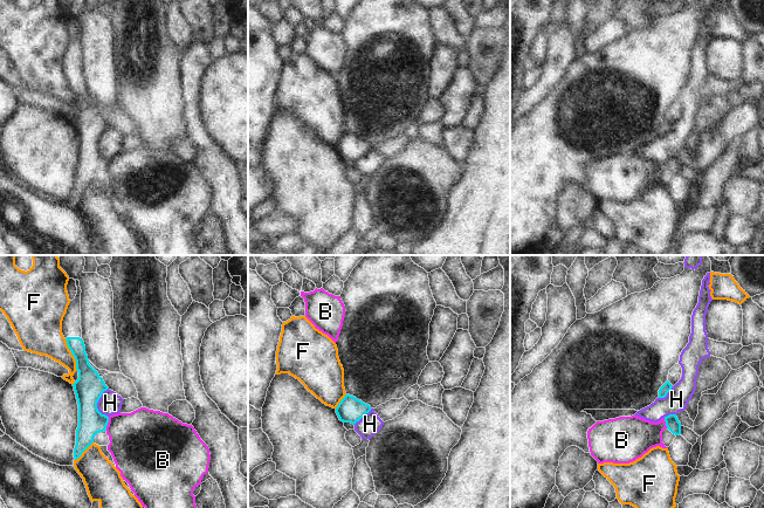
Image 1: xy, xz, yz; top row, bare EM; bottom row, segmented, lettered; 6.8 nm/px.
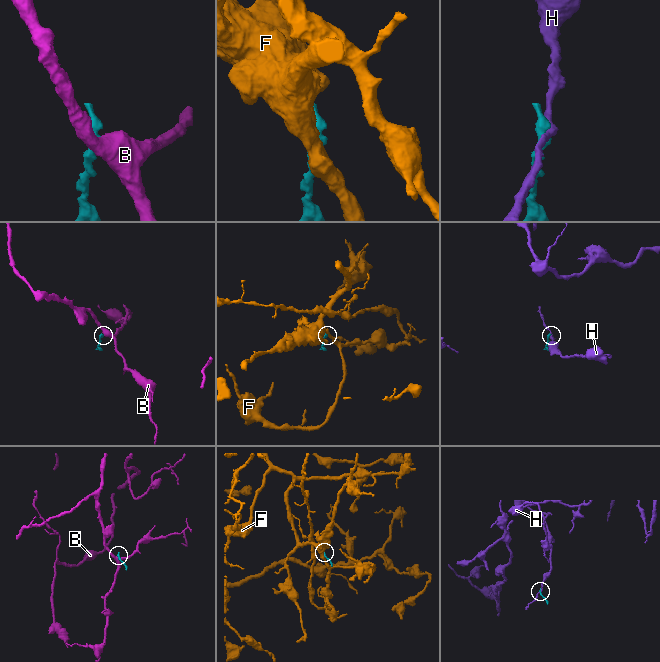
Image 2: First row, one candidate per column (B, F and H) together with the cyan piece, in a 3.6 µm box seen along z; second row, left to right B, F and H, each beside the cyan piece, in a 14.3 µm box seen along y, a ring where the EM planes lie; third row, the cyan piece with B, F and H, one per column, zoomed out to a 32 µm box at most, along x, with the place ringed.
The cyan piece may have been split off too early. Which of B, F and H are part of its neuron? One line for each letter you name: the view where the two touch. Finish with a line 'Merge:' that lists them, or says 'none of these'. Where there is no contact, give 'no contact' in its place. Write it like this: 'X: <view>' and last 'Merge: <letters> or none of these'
Merge: none of these

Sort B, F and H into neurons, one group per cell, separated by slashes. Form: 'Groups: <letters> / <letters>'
Groups: B / F / H

